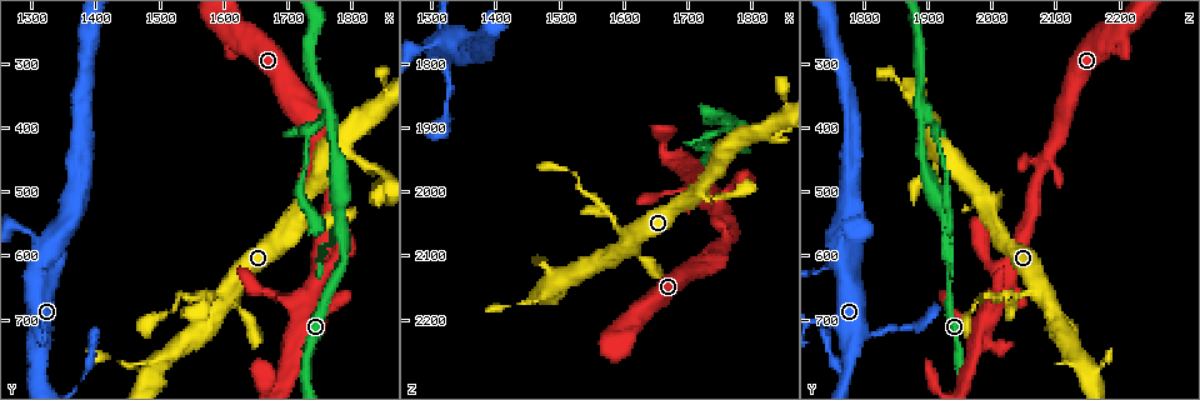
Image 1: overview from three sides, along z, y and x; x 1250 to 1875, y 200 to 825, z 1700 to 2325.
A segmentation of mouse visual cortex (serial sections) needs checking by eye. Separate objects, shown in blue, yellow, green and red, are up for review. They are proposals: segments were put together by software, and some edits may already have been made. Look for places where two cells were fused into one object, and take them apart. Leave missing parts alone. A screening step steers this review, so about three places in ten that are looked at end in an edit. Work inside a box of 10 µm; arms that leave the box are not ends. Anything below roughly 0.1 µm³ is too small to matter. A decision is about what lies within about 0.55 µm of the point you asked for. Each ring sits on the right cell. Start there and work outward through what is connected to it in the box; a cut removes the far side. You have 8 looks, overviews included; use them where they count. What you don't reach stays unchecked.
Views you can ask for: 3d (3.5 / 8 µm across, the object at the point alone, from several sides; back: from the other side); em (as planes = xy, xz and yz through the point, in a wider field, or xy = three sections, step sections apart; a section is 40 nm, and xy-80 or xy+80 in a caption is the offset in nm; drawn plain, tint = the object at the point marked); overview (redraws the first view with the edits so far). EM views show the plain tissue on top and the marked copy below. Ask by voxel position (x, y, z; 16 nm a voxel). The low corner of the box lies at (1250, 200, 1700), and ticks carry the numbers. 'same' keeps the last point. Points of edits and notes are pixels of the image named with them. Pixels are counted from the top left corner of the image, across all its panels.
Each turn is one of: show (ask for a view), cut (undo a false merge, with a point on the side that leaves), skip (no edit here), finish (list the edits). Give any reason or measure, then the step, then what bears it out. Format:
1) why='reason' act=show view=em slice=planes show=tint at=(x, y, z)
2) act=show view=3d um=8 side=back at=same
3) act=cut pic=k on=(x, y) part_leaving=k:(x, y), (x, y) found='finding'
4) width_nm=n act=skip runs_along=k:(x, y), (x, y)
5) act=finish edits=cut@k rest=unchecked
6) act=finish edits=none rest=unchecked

why='branch point' act=show view=3d um=3.5 at=(1725, 675, 2005)

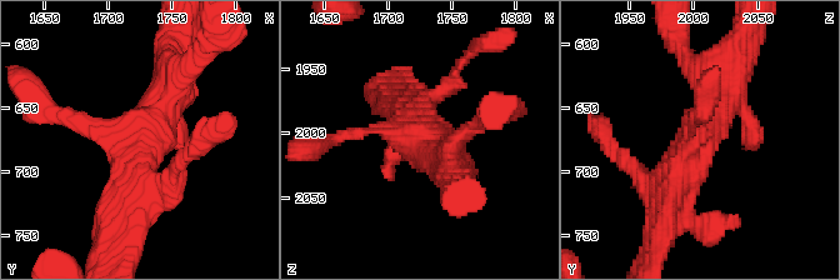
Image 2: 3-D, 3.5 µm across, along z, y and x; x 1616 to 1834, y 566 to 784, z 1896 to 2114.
act=show view=em slice=planes show=tint at=(1724, 672, 2002)

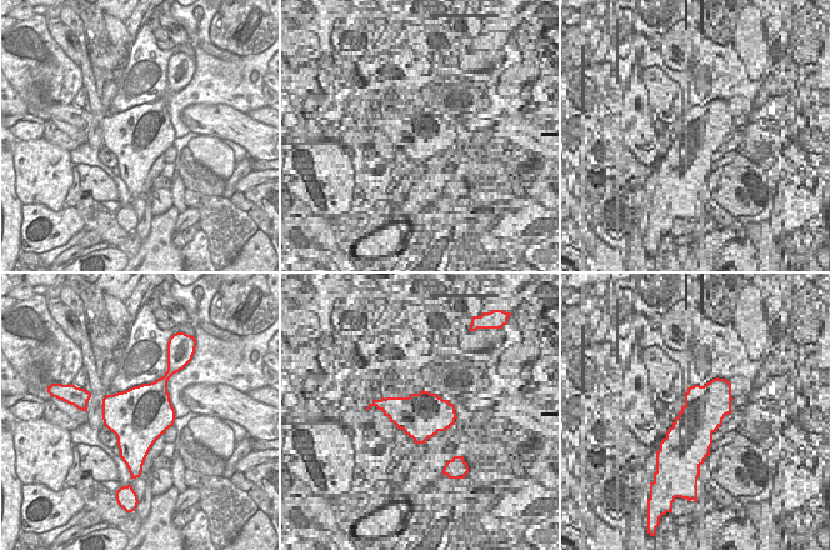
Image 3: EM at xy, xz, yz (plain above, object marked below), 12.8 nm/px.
act=skip runs_along=2:(733, 71), (679, 171), (666, 213) found='one cell here'

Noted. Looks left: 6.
why='arms part here' act=show view=3d um=8 at=(1595, 655, 2065)

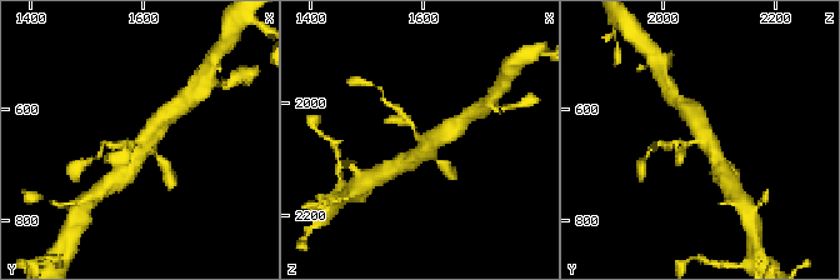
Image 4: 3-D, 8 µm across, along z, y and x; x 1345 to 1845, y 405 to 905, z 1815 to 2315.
why='zoom in' act=show view=3d um=3.5 at=same

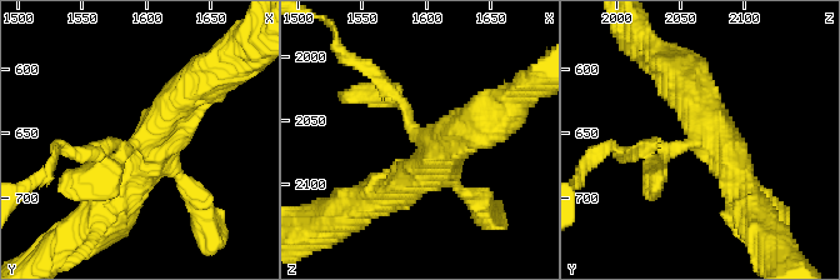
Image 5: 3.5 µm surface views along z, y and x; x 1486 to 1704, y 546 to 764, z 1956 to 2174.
why='now the EM' act=show view=em slice=xy step=3 show=tint at=(1600, 654, 2064)

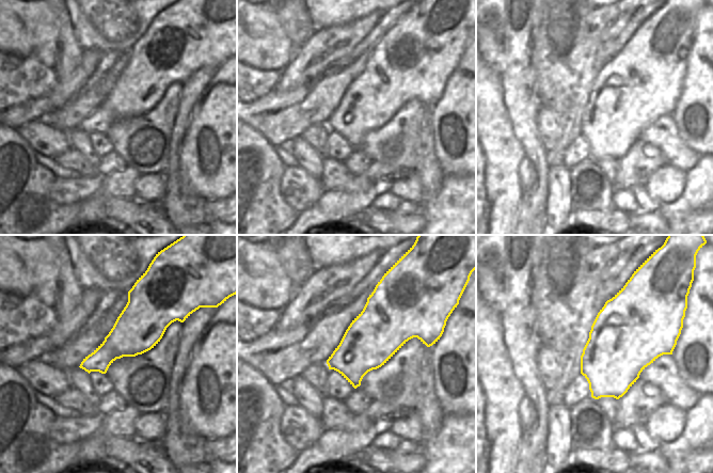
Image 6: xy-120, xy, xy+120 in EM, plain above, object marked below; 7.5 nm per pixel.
act=skip runs_along=5:(214, 74), (176, 104), (123, 196) found='one cell here'

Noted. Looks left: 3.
why='three arms meet' act=show view=3d um=3.5 at=(1765, 395, 1890)

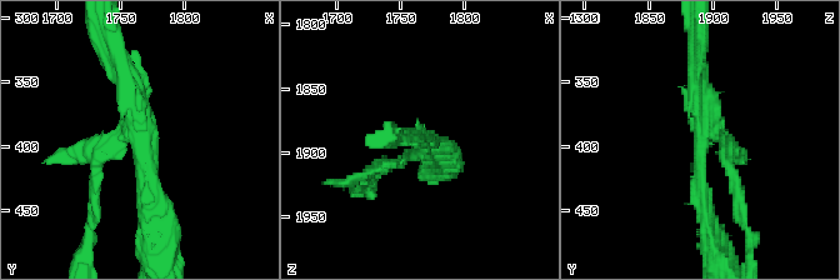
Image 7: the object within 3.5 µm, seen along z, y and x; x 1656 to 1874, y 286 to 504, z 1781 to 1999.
act=show view=em slice=planes show=tint at=(1766, 394, 1892)

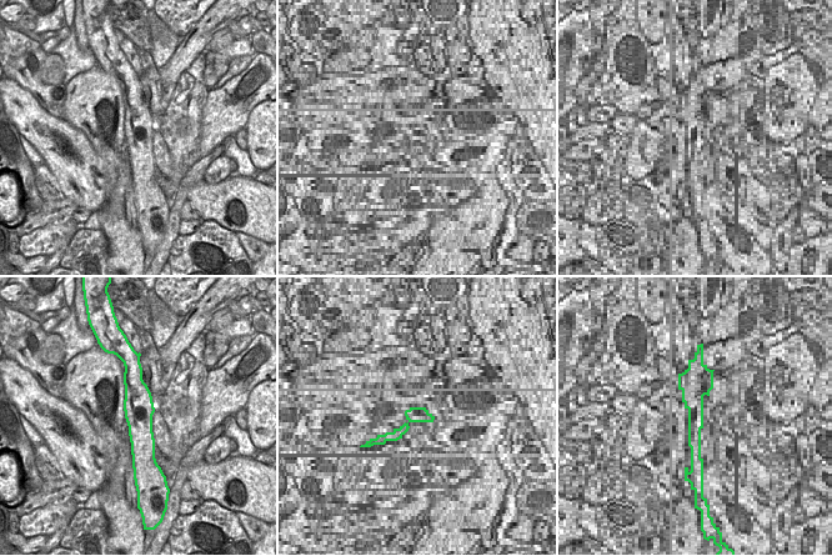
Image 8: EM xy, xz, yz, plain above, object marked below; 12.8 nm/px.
why='another direction' act=show view=em slice=xy step=2 show=tint at=same

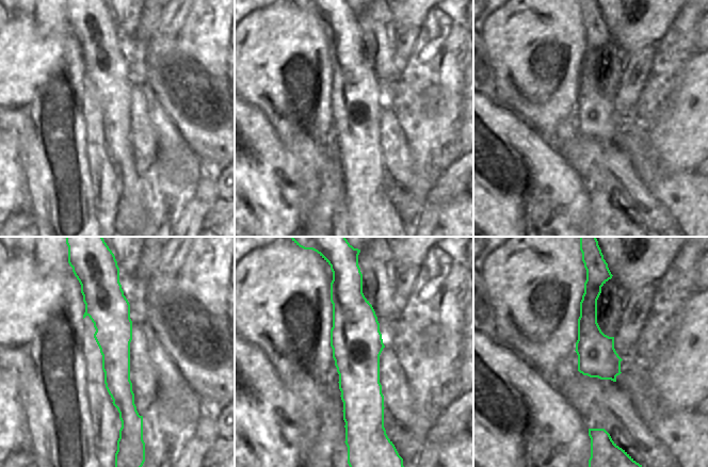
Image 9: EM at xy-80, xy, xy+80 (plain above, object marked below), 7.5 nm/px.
act=cut pic=7 on=(368, 174) part_leaving=7:(404, 158), (376, 166), (369, 193) found='a second cell is stuck on'

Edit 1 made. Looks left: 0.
act=finish edits=cut@7 rest=unchecked

